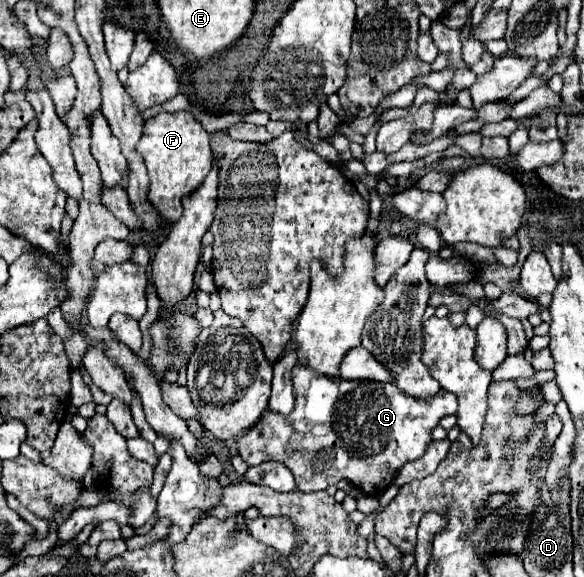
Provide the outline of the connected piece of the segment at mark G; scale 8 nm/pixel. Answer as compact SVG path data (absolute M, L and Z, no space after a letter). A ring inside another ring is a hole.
M306 362L292 368L292 388L296 398L294 410L286 416L264 412L236 444L248 466L268 460L286 464L300 492L326 490L326 486L346 478L366 494L382 494L406 462L424 456L440 418L454 414L458 408L456 396L444 390L438 390L428 400L406 396L390 382L324 376L314 372ZM366 442L370 442L372 450L366 450ZM326 458L334 458L334 462L328 462L334 468L326 470Z

